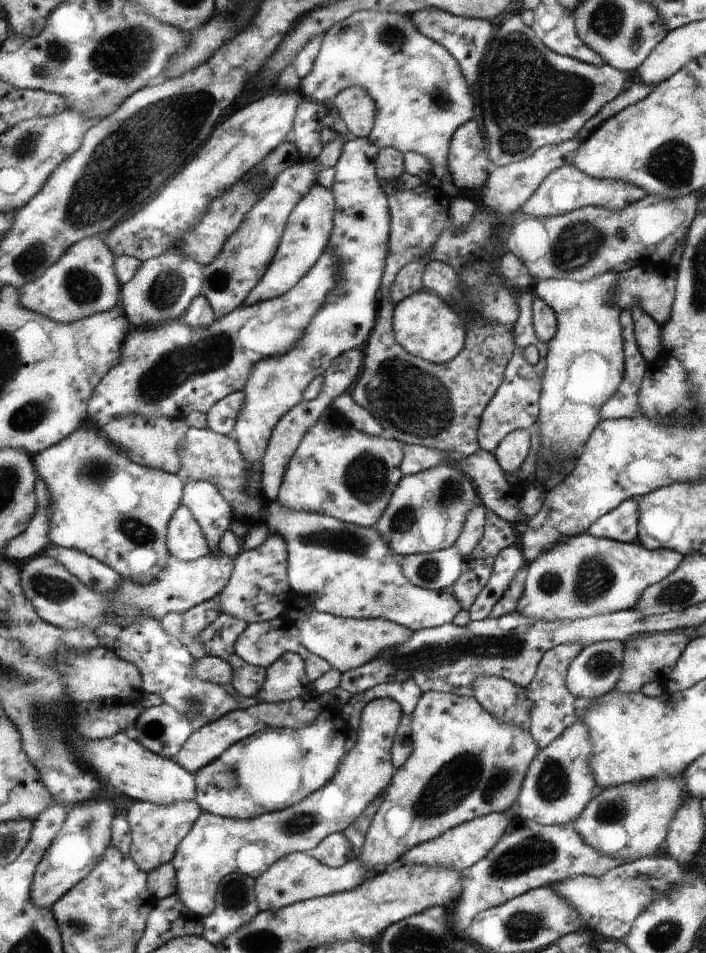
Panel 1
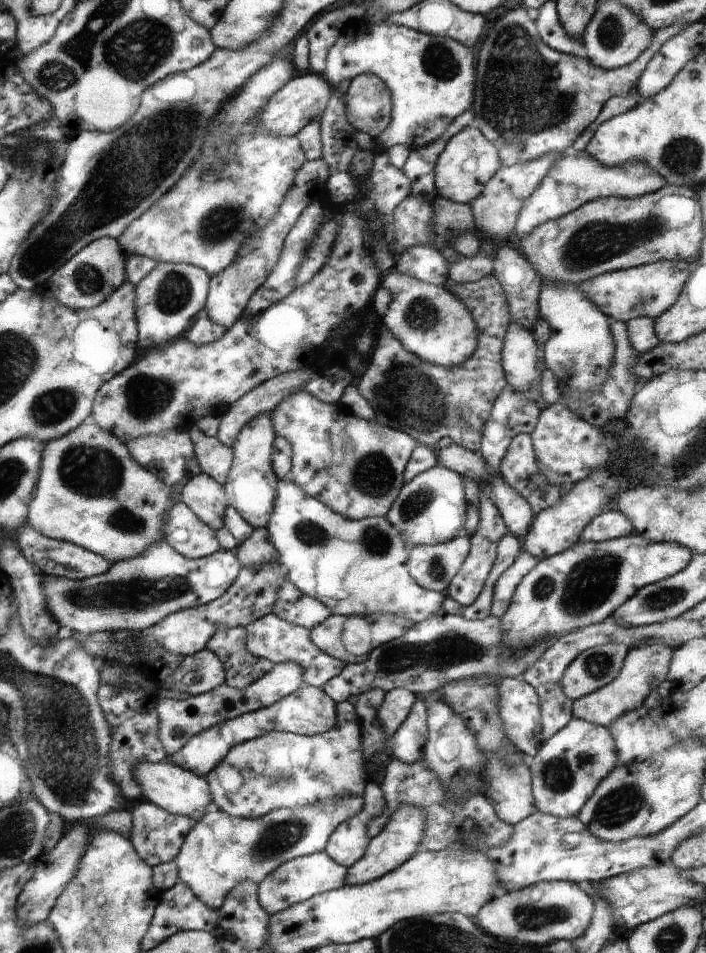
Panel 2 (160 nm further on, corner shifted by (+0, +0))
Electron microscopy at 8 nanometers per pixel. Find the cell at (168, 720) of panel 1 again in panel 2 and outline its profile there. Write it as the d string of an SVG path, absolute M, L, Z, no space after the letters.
M280 662L274 663L272 670L266 676L262 676L260 680L250 684L248 688L238 690L223 683L217 689L213 689L208 693L196 697L186 696L181 701L170 698L157 699L159 741L169 758L171 754L183 749L199 733L209 730L210 726L237 718L242 714L273 706L282 698L289 697L290 694L296 692L304 684L304 674L302 674L302 668L298 664Z

